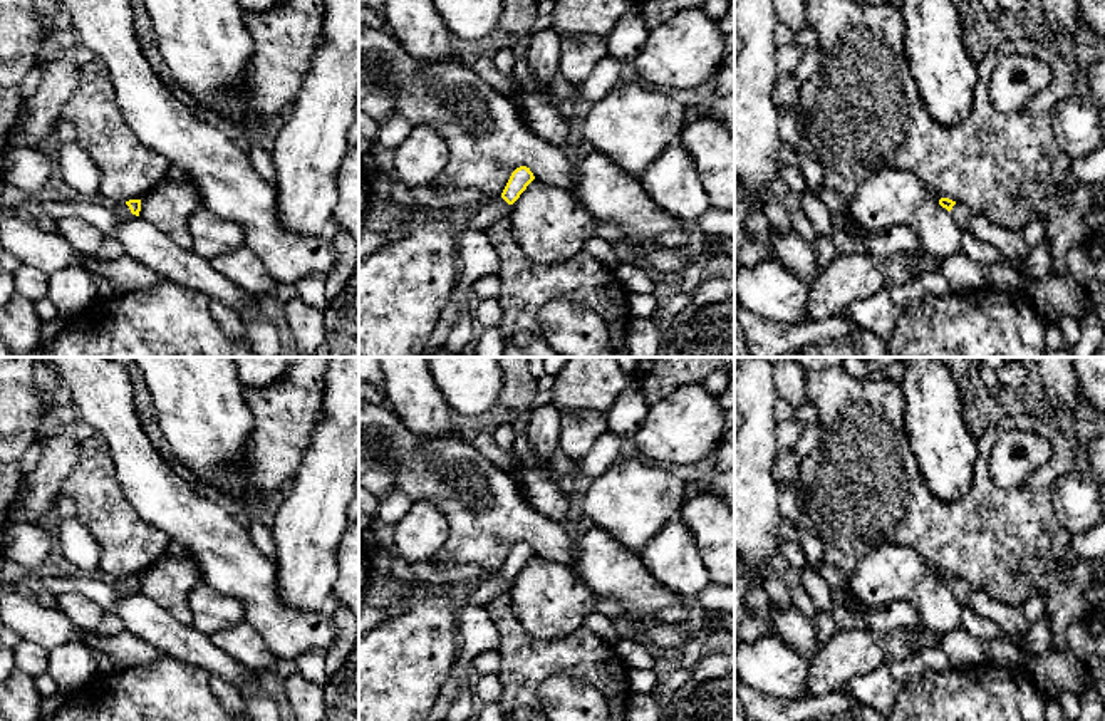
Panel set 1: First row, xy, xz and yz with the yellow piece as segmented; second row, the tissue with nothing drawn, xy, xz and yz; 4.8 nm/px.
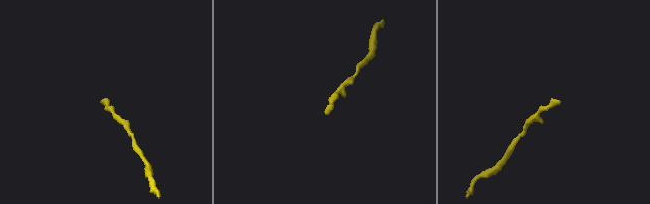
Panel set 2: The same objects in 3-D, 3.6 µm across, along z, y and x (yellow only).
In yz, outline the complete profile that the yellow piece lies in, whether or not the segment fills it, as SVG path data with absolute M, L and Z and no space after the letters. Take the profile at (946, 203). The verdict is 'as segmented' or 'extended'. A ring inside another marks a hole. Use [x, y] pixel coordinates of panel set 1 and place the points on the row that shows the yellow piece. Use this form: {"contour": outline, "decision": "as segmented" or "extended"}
{"contour": "M941 198L941 200L939 200L939 205L941 205L942 208L946 208L946 210L952 215L952 218L956 220L956 223L957 223L962 230L968 228L968 225L969 225L973 215L974 215L974 211L973 211L969 206L966 206L966 205L962 205L962 203L956 203L956 201L949 200L949 198Z", "decision": "extended"}

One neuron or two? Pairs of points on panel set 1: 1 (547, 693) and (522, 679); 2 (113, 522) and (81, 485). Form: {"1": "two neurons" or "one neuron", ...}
{"1": "two neurons", "2": "one neuron"}

